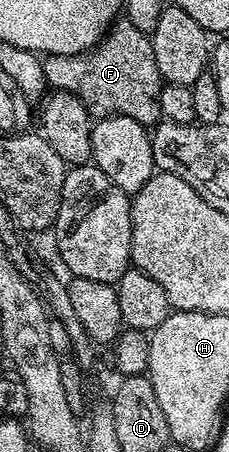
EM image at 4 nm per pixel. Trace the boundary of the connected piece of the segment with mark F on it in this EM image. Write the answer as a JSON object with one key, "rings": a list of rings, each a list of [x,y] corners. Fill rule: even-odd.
{"rings":[[[126,17],[116,18],[107,29],[106,35],[89,51],[76,55],[49,55],[43,59],[43,72],[48,84],[58,91],[68,91],[77,96],[87,106],[92,116],[124,115],[144,125],[160,122],[159,88],[161,80],[157,69],[157,57],[153,57],[153,45],[148,32],[137,29]]]}

